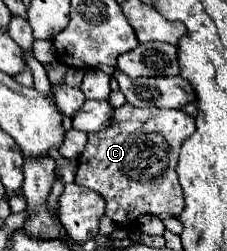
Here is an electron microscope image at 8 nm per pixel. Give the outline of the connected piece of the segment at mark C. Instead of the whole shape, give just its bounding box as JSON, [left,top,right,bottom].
[75,103,195,229]

